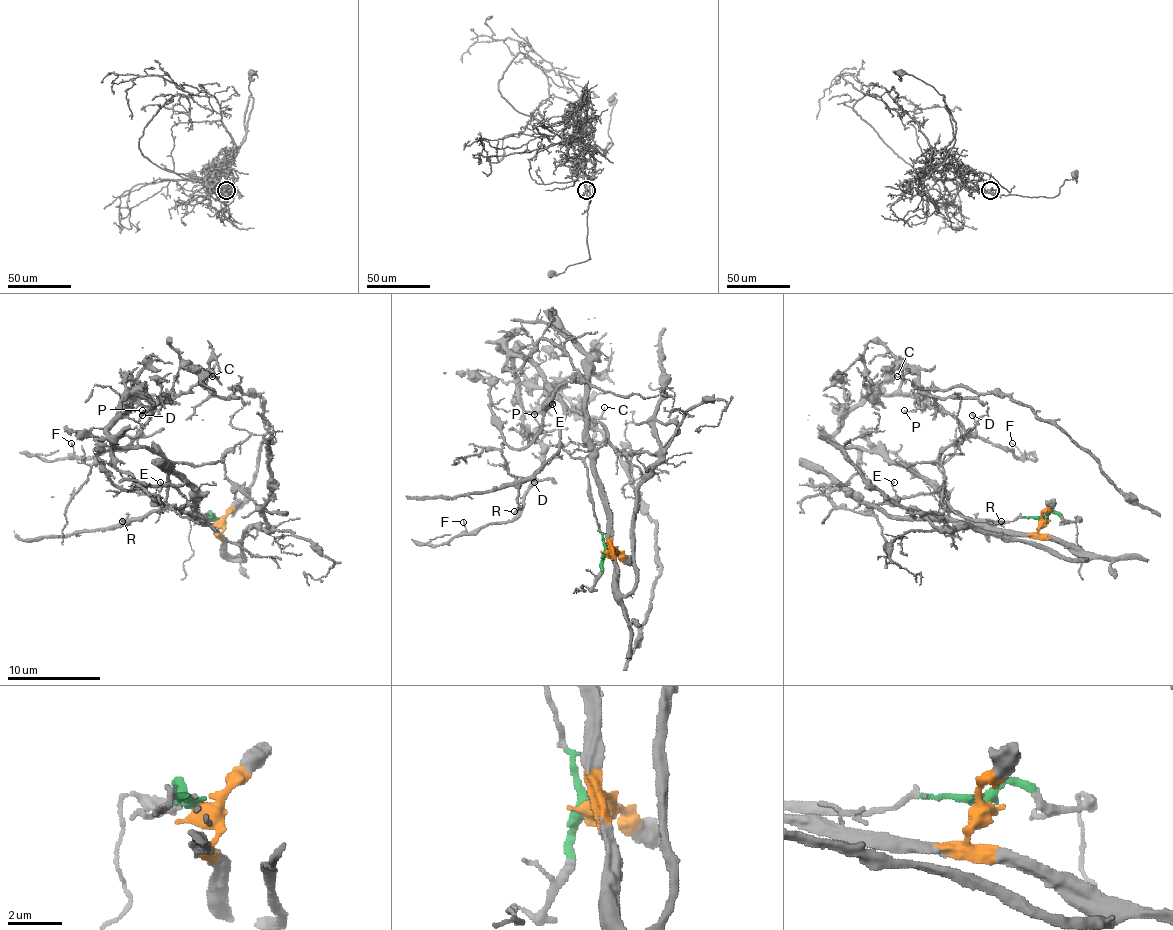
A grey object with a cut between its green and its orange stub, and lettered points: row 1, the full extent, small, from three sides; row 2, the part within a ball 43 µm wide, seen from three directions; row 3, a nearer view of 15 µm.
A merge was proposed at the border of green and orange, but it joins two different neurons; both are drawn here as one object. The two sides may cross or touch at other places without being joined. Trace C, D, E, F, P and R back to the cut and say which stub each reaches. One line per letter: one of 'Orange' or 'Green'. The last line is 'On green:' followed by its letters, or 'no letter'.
C: Green
D: Green
E: Orange
F: Green
P: Green
R: Green
On green: C, D, F, P, R

